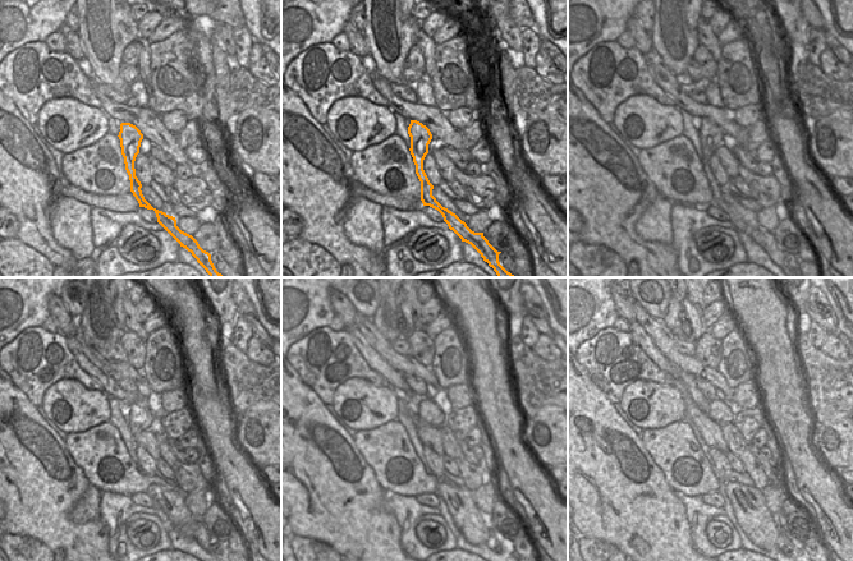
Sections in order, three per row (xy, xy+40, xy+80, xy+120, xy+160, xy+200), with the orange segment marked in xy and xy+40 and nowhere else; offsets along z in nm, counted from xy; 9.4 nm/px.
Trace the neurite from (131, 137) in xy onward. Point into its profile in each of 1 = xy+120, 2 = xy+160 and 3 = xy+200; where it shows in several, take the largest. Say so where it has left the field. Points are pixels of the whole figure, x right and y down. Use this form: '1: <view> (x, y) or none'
1: xy+120 (141, 418)
2: xy+160 (429, 412)
3: xy+200 (719, 410)

